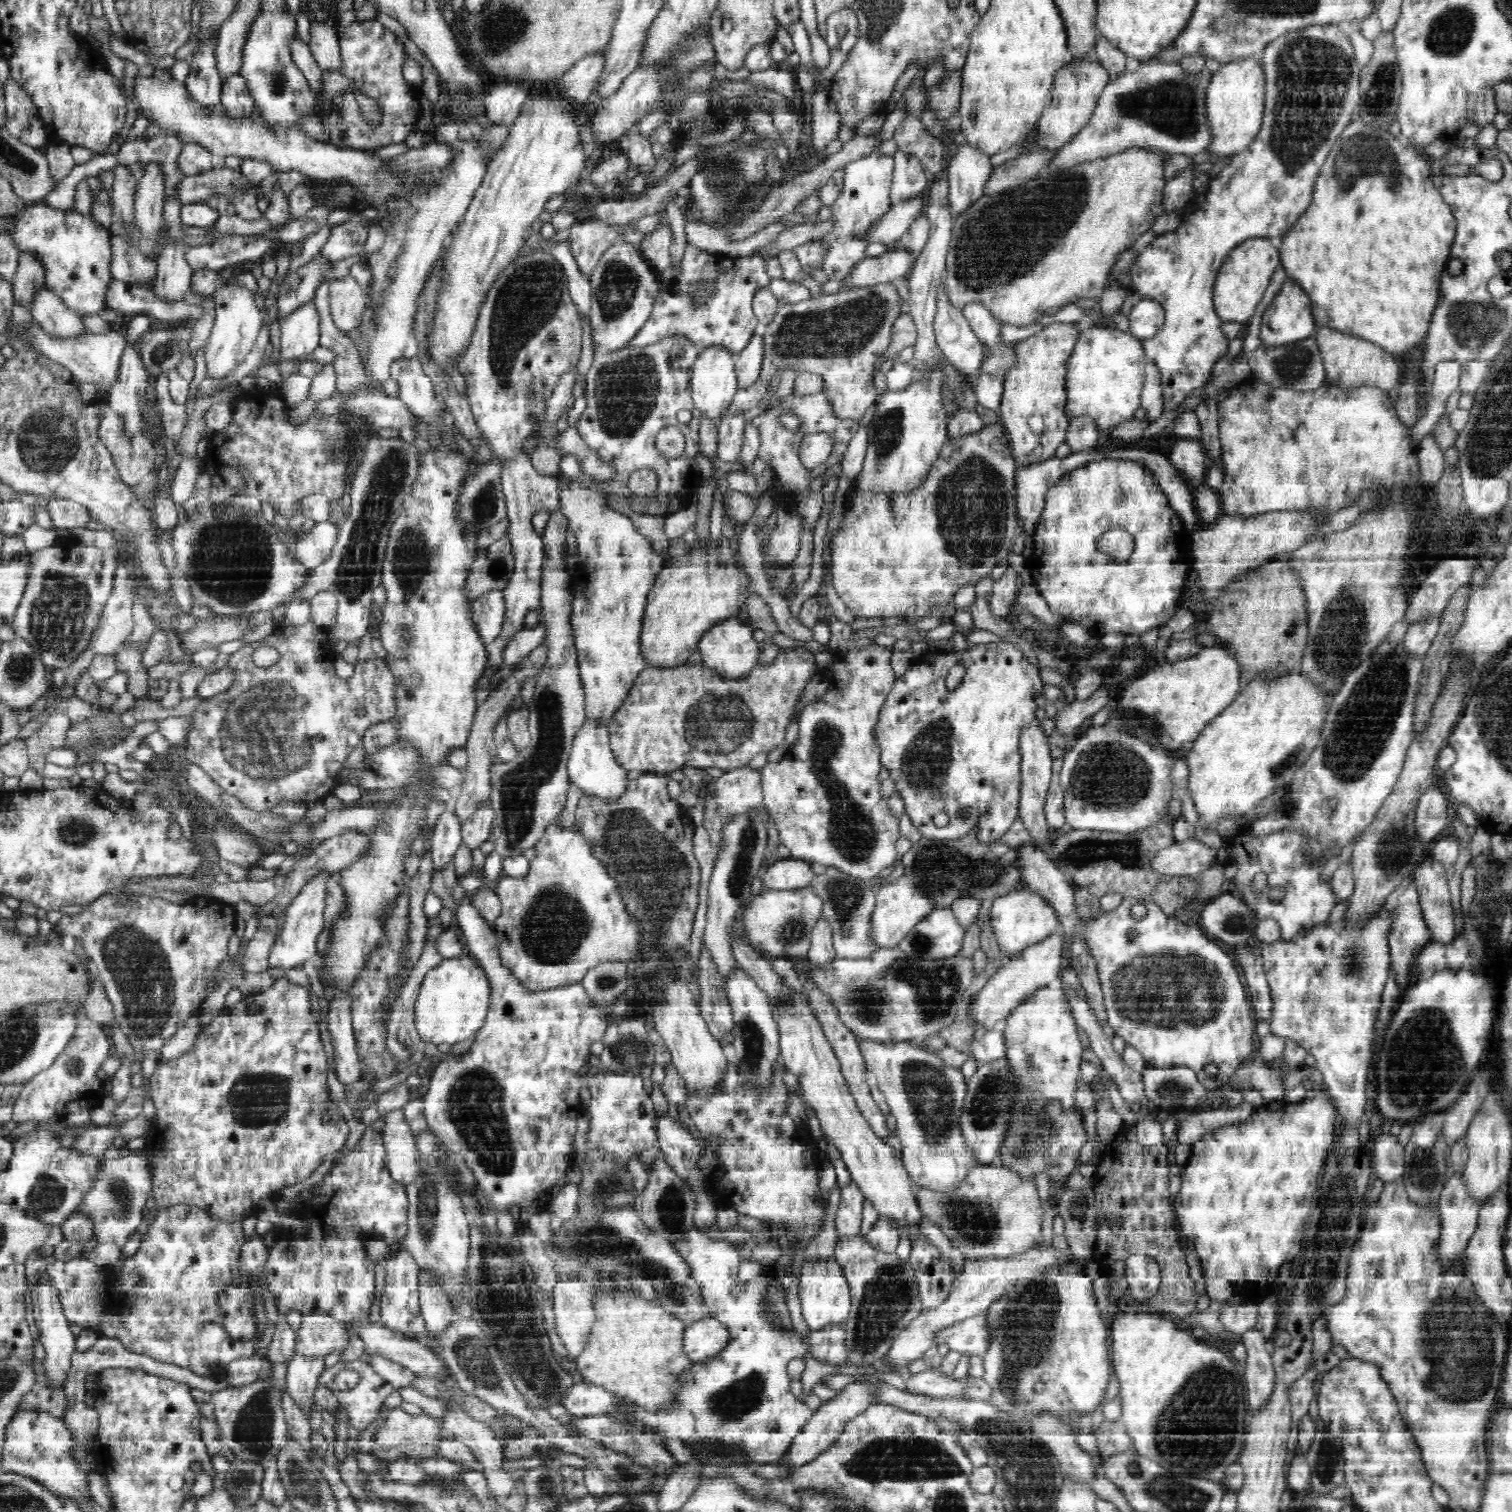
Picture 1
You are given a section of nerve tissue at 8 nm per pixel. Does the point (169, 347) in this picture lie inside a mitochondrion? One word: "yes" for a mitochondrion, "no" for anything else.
yes

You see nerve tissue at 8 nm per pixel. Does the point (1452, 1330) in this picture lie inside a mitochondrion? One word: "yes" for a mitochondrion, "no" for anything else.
yes

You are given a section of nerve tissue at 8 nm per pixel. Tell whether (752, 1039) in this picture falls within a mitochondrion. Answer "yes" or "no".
yes

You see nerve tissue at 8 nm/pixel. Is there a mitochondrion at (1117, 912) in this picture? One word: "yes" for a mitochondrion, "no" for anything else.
no

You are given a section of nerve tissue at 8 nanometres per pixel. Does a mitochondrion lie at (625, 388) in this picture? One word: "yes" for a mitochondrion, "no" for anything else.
yes

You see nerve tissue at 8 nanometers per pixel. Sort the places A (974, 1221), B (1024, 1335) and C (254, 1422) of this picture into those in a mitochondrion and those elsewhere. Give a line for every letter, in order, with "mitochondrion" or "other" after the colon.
A: mitochondrion
B: mitochondrion
C: mitochondrion

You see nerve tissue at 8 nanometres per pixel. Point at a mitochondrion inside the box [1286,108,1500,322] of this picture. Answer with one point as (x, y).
(1364, 173)

